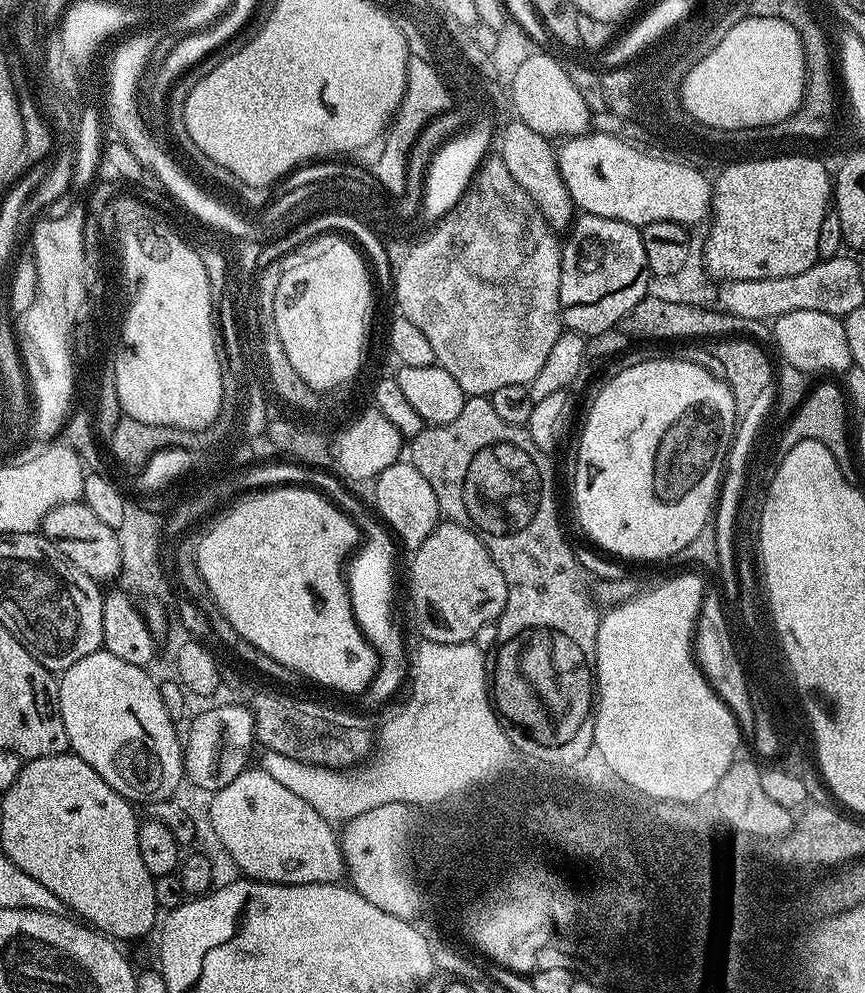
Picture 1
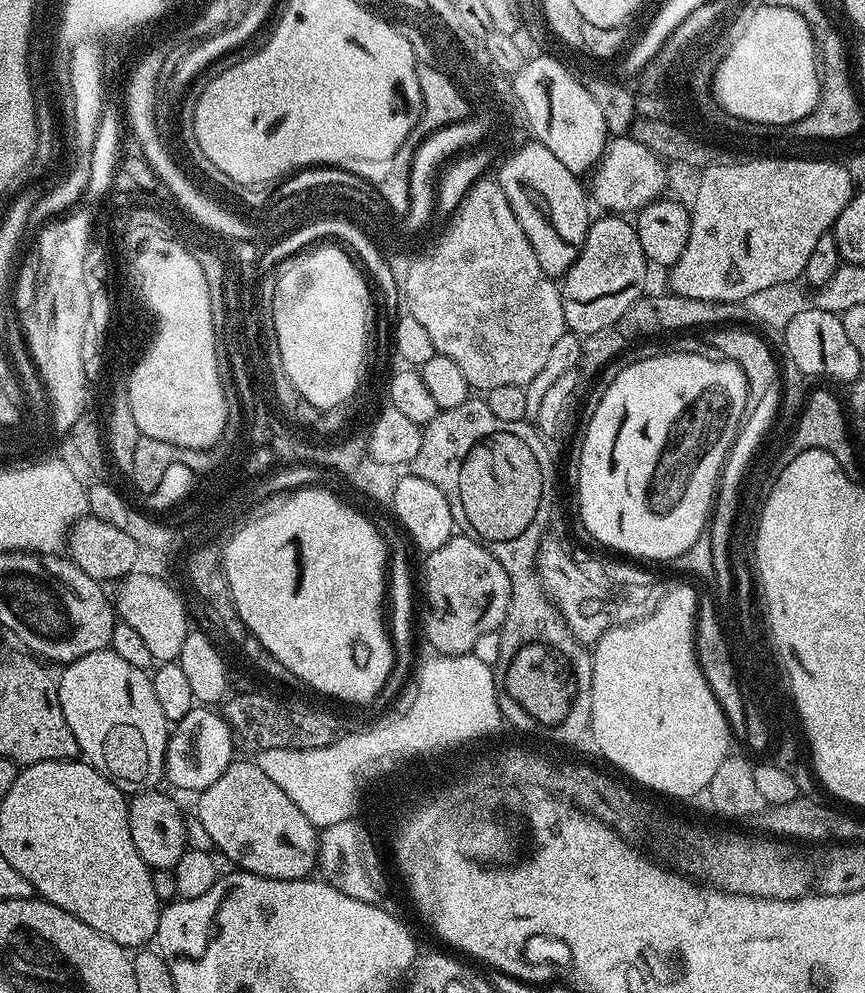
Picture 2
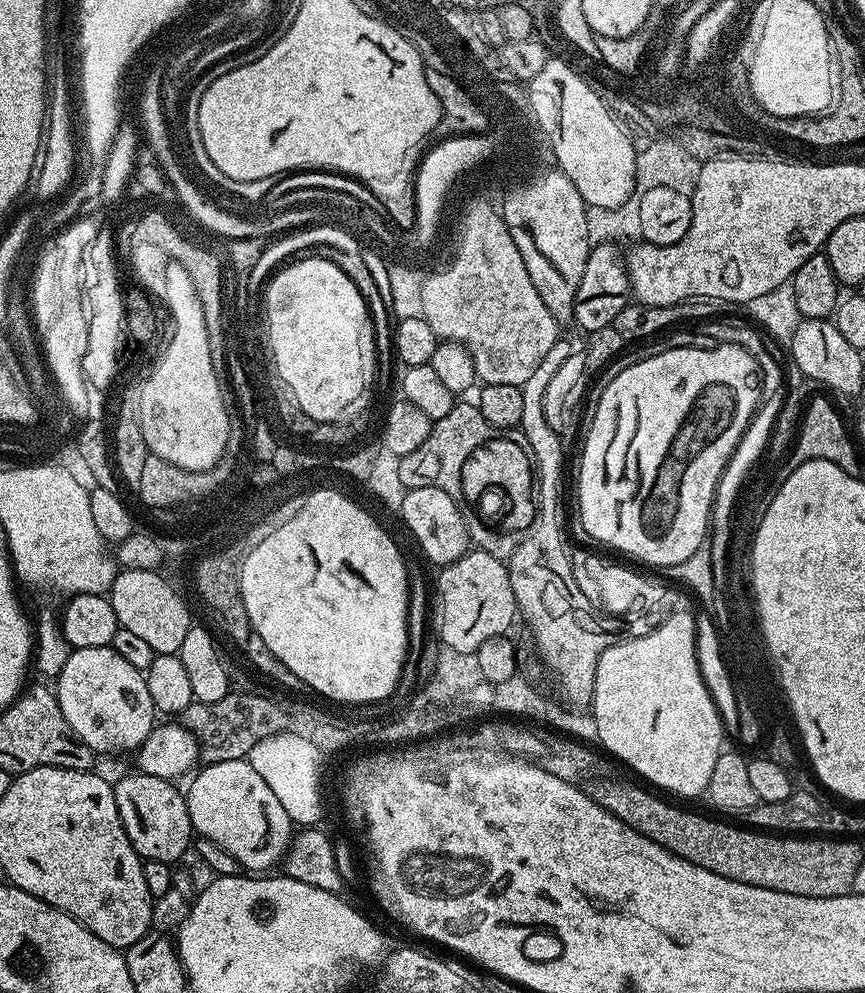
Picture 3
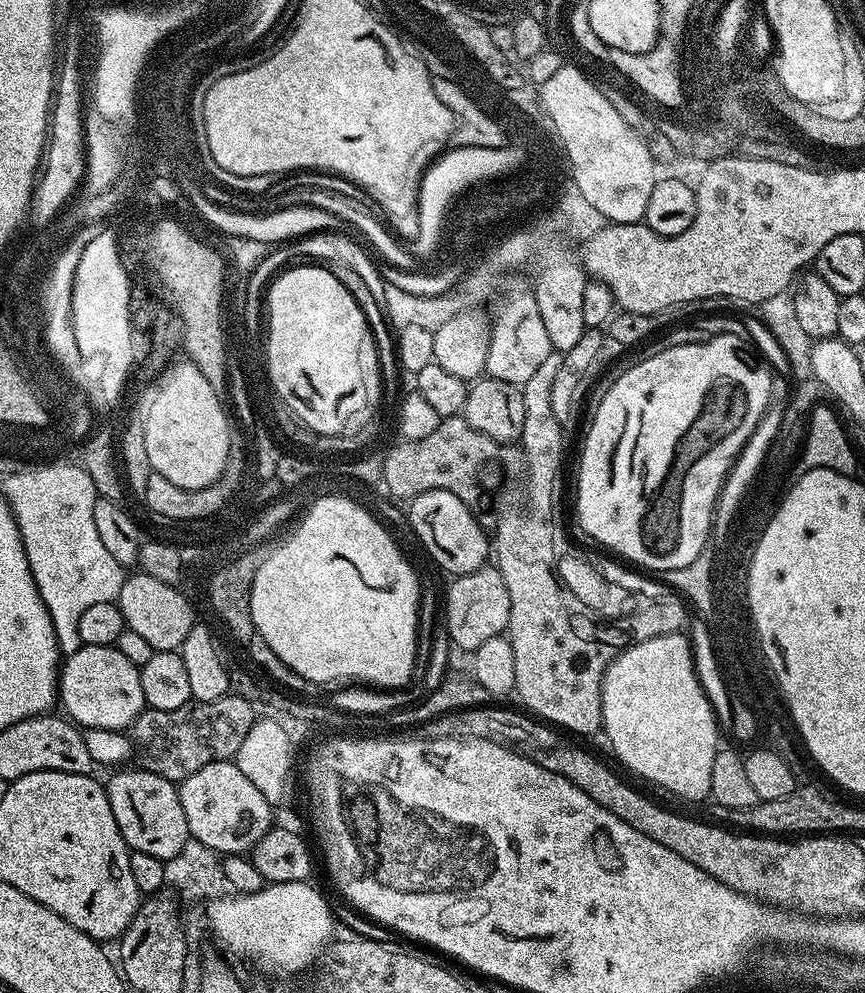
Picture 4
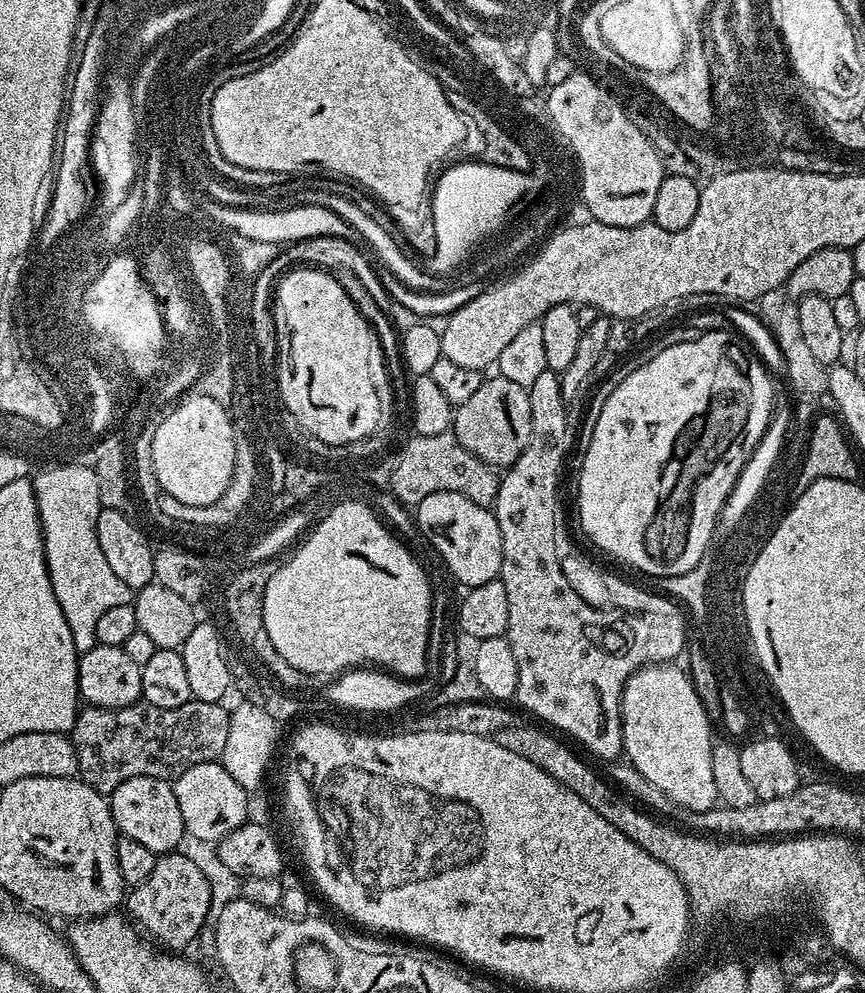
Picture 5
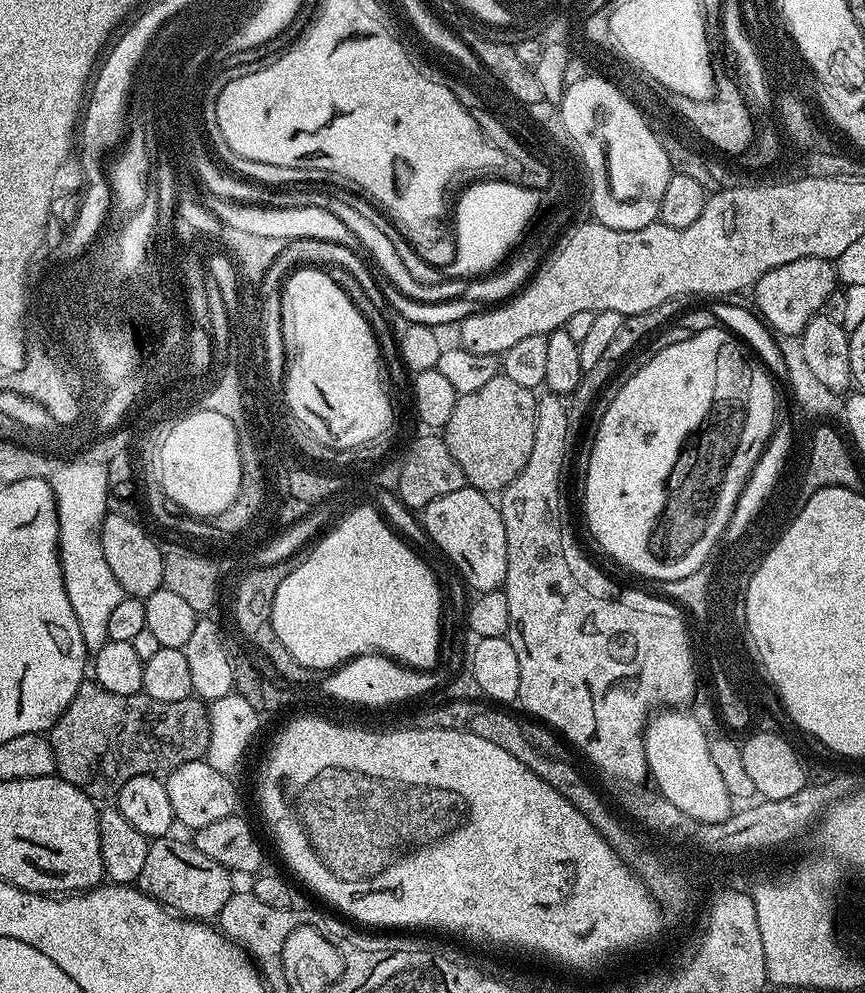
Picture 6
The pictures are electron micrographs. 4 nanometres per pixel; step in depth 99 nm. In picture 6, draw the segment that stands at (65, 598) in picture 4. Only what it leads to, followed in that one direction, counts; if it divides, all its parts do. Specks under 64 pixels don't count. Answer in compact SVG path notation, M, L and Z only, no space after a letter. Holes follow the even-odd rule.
M76 458L70 465L62 465L50 478L52 493L56 496L56 513L60 523L60 565L64 571L66 596L70 598L70 606L74 606L74 618L78 618L78 630L82 630L82 642L88 647L89 653L95 654L109 641L110 617L118 602L125 598L122 586L118 586L118 578L110 571L106 562L106 554L102 554L102 522L110 511L108 488L110 475L103 463L95 464L92 460Z

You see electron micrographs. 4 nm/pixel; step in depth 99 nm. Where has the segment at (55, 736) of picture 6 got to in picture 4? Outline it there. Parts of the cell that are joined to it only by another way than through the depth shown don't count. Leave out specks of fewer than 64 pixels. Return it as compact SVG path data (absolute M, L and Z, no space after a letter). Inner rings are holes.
M229 694L214 702L192 700L186 706L178 706L178 710L145 707L130 729L139 751L140 748L144 751L143 767L162 778L179 782L202 770L202 766L210 766L210 762L232 760L255 723L249 705L246 698Z

